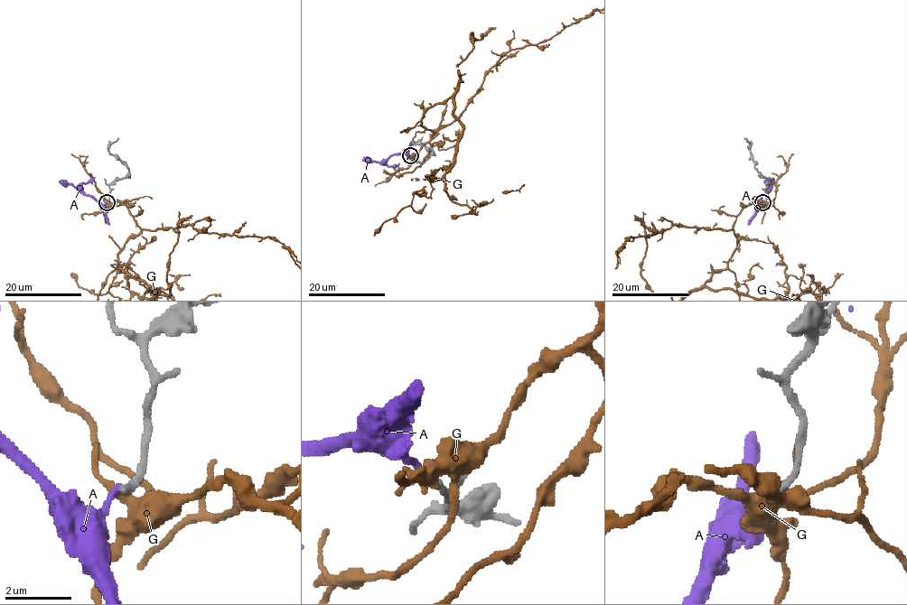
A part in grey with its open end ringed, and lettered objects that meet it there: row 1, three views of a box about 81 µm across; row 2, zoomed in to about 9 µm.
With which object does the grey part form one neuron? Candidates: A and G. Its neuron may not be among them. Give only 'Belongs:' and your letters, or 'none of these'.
Belongs: none of these

